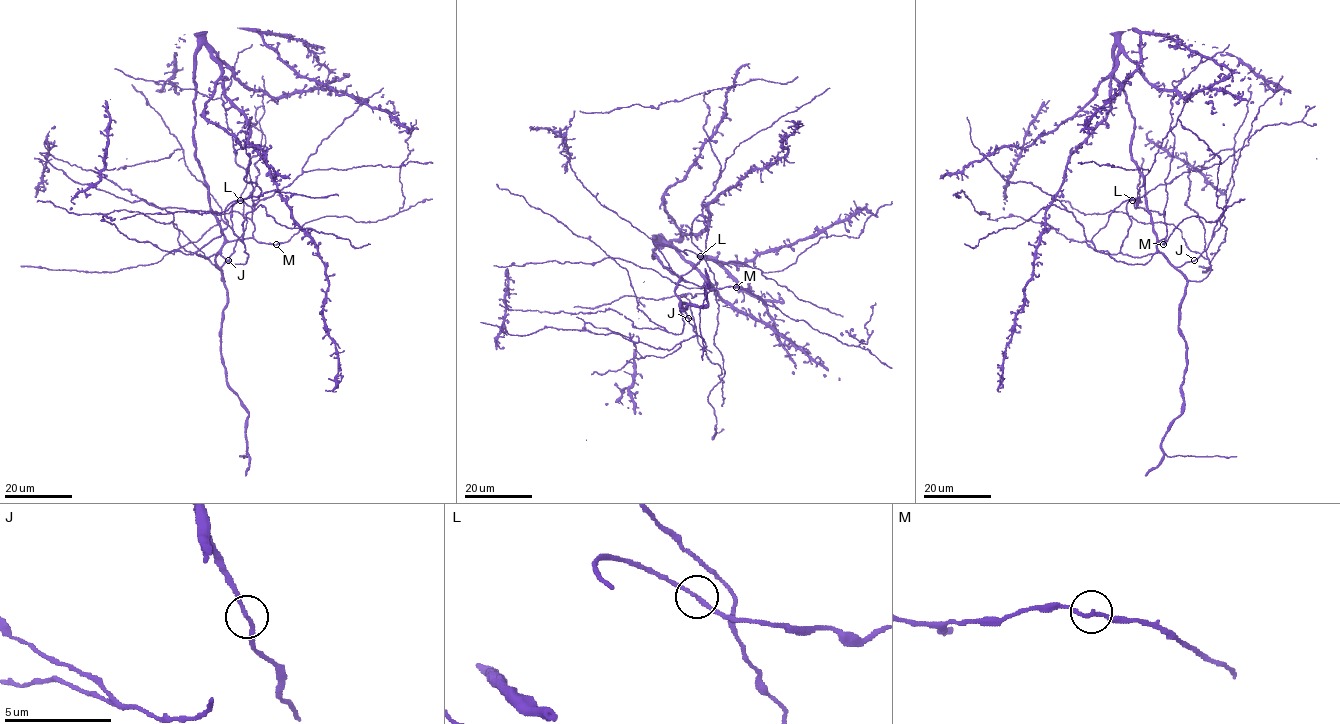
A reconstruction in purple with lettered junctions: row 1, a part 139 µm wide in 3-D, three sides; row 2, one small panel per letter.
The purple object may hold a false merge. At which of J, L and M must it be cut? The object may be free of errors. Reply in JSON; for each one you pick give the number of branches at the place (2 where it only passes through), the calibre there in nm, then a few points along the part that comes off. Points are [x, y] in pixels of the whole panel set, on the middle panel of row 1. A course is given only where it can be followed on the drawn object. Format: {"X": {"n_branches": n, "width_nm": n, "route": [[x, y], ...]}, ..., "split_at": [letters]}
{"split_at": []}

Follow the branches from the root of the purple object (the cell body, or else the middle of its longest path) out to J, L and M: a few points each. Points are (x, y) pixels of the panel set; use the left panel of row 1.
J: (195, 121), (196, 160), (207, 187), (210, 211), (224, 239), (215, 262), (220, 267), (229, 260)
L: (195, 121), (196, 160), (224, 239), (219, 253), (198, 255), (227, 226), (224, 209), (240, 200)
M: (195, 121), (196, 160), (201, 168), (210, 211), (220, 233), (229, 241), (253, 238), (258, 242), (276, 245)

